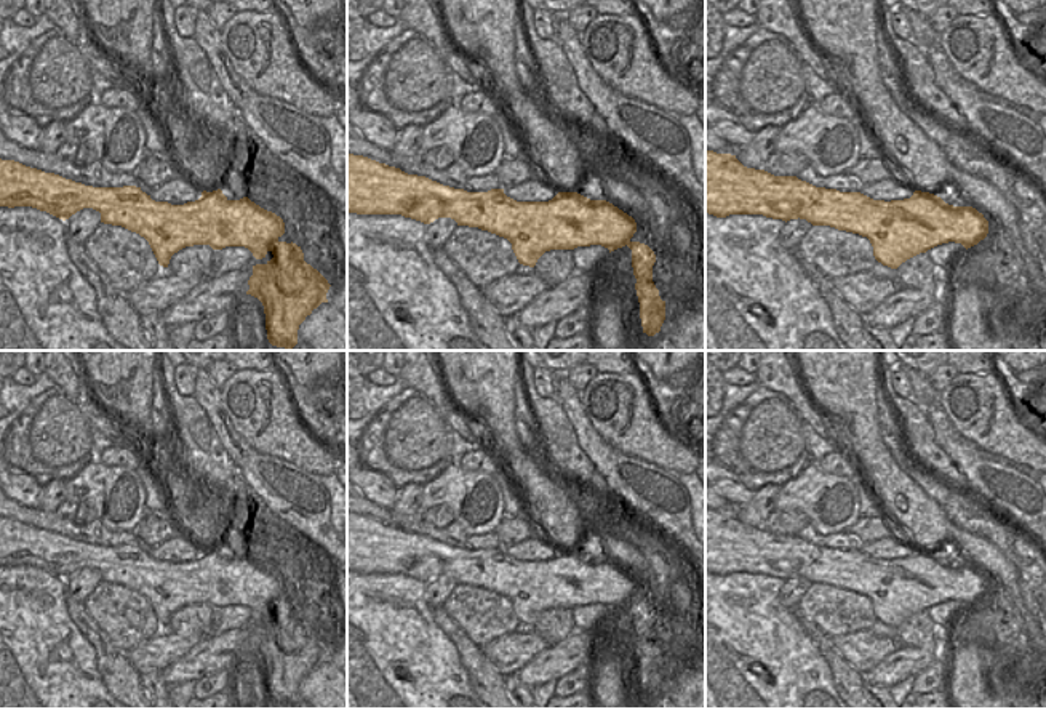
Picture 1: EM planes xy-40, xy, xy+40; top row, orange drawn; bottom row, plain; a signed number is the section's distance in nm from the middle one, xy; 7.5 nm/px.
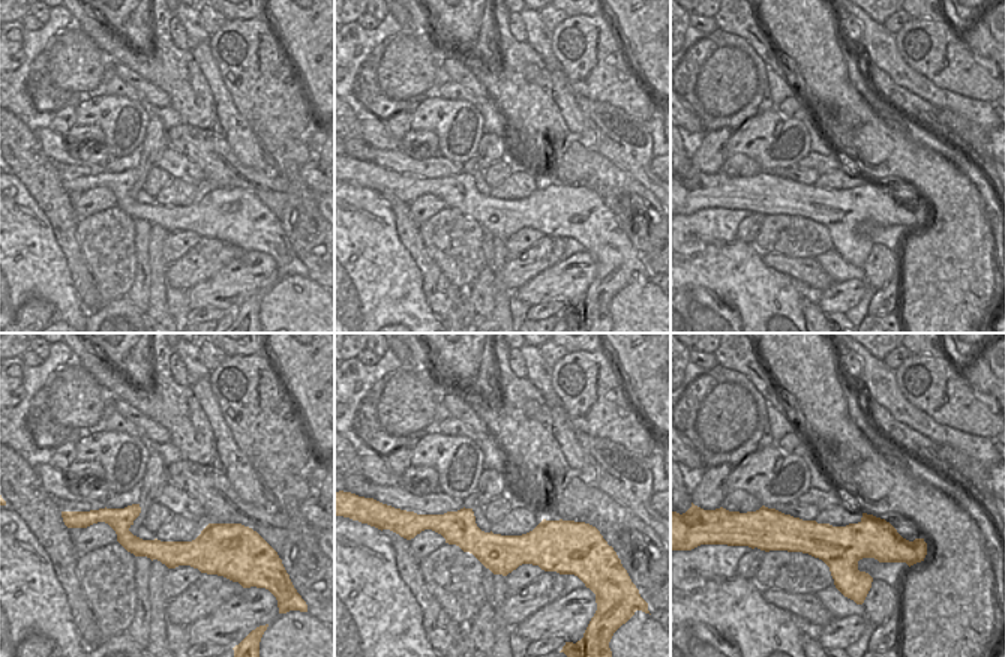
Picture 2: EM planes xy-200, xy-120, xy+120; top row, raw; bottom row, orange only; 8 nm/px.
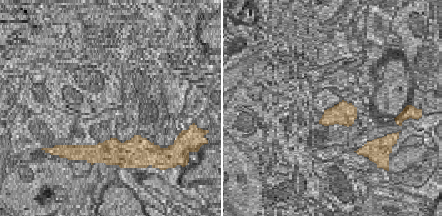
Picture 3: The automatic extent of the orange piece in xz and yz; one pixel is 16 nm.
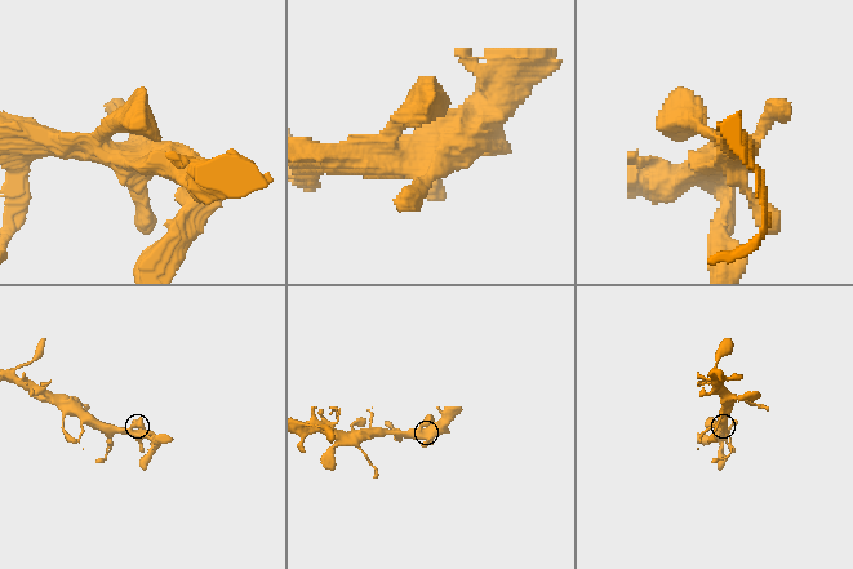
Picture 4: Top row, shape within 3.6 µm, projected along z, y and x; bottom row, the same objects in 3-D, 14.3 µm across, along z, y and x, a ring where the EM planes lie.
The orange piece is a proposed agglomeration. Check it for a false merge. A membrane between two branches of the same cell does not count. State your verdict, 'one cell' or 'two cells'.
one cell

